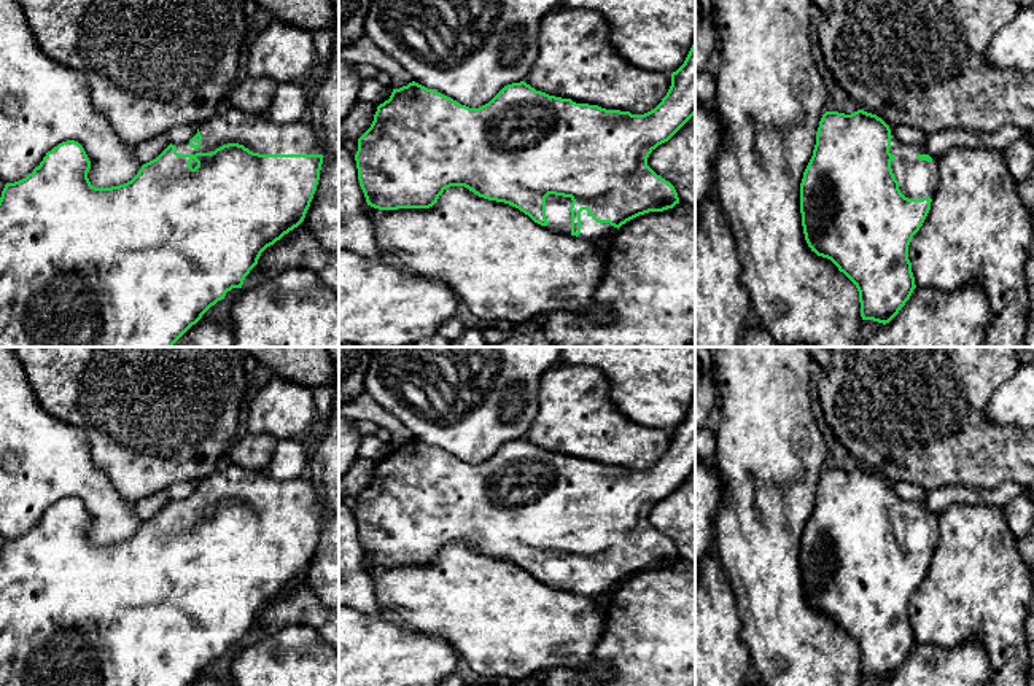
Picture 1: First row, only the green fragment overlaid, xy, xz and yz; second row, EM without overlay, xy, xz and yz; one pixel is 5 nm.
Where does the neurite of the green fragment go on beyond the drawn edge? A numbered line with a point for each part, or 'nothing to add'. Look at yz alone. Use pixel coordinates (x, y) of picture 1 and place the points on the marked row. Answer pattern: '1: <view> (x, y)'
1: yz (917, 179)

